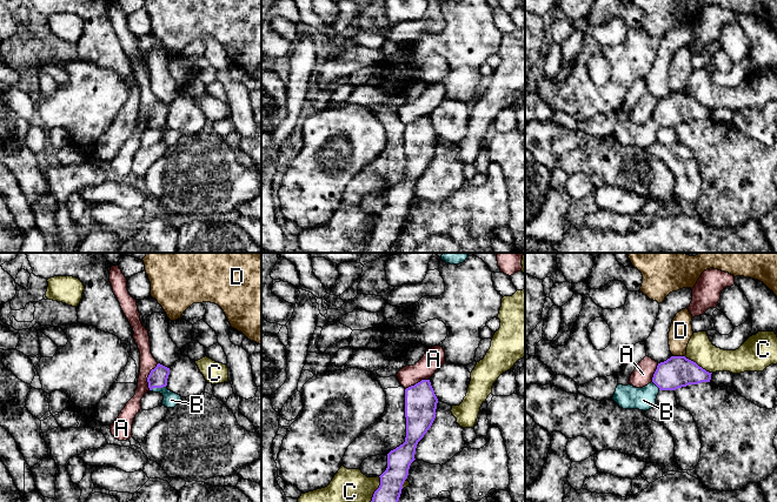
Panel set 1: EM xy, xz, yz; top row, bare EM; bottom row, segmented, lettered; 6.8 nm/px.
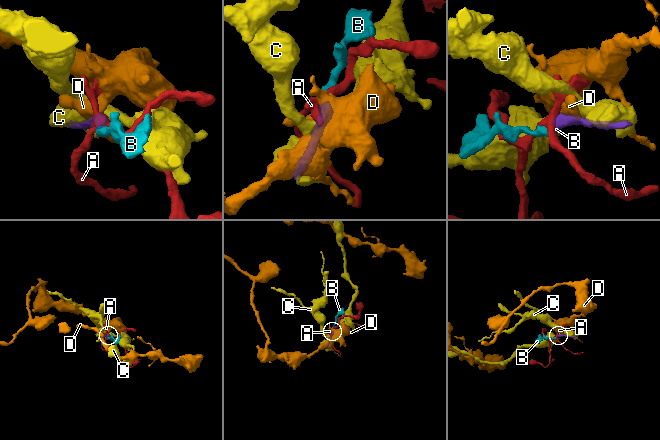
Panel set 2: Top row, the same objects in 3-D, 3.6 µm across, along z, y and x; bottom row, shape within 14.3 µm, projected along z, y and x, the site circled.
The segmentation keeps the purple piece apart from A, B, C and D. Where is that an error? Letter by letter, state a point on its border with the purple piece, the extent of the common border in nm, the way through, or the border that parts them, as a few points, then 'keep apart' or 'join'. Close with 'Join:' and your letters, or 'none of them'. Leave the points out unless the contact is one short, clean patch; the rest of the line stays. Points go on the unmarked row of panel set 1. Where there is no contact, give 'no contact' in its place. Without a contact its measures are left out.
A: meets purple in xy at (148, 113); contact 200 nm long; border along xy (158, 100), (147, 114), (148, 126); keep apart
B: meets purple in xy at (158, 124); contact 110 nm long; runs through xy (158, 113), (158, 124), (171, 136); join
C: meets purple in xz at (373, 233); contact 300 nm long; keep apart
D: meets purple in yz at (679, 93); contact 80 nm long; border along yz (673, 92), (684, 93); keep apart
Join: B

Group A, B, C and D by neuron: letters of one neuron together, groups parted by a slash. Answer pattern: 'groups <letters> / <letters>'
groups A / B / C / D

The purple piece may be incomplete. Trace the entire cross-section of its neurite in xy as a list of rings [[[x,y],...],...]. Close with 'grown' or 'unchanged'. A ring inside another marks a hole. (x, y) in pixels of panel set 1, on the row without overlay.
[[[158,100],[157,103],[151,107],[147,119],[151,128],[160,129],[164,133],[161,142],[174,145],[180,139],[181,133],[167,126],[168,112],[170,105]]]; grown

